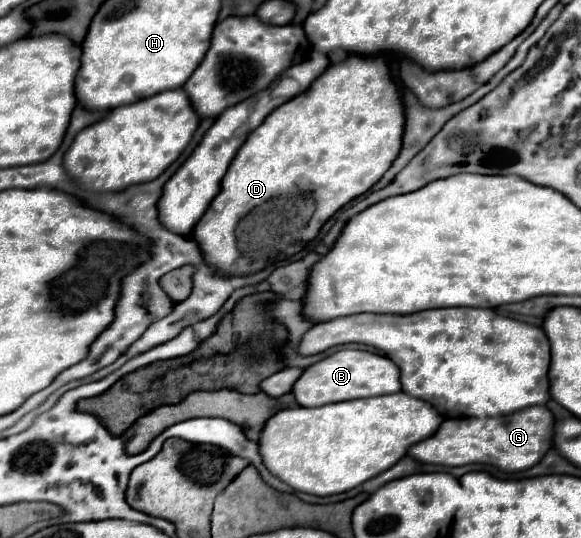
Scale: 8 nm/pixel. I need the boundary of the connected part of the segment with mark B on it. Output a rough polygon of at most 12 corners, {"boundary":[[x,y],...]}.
{"boundary":[[337,351],[293,385],[303,407],[401,391],[371,351]]}

